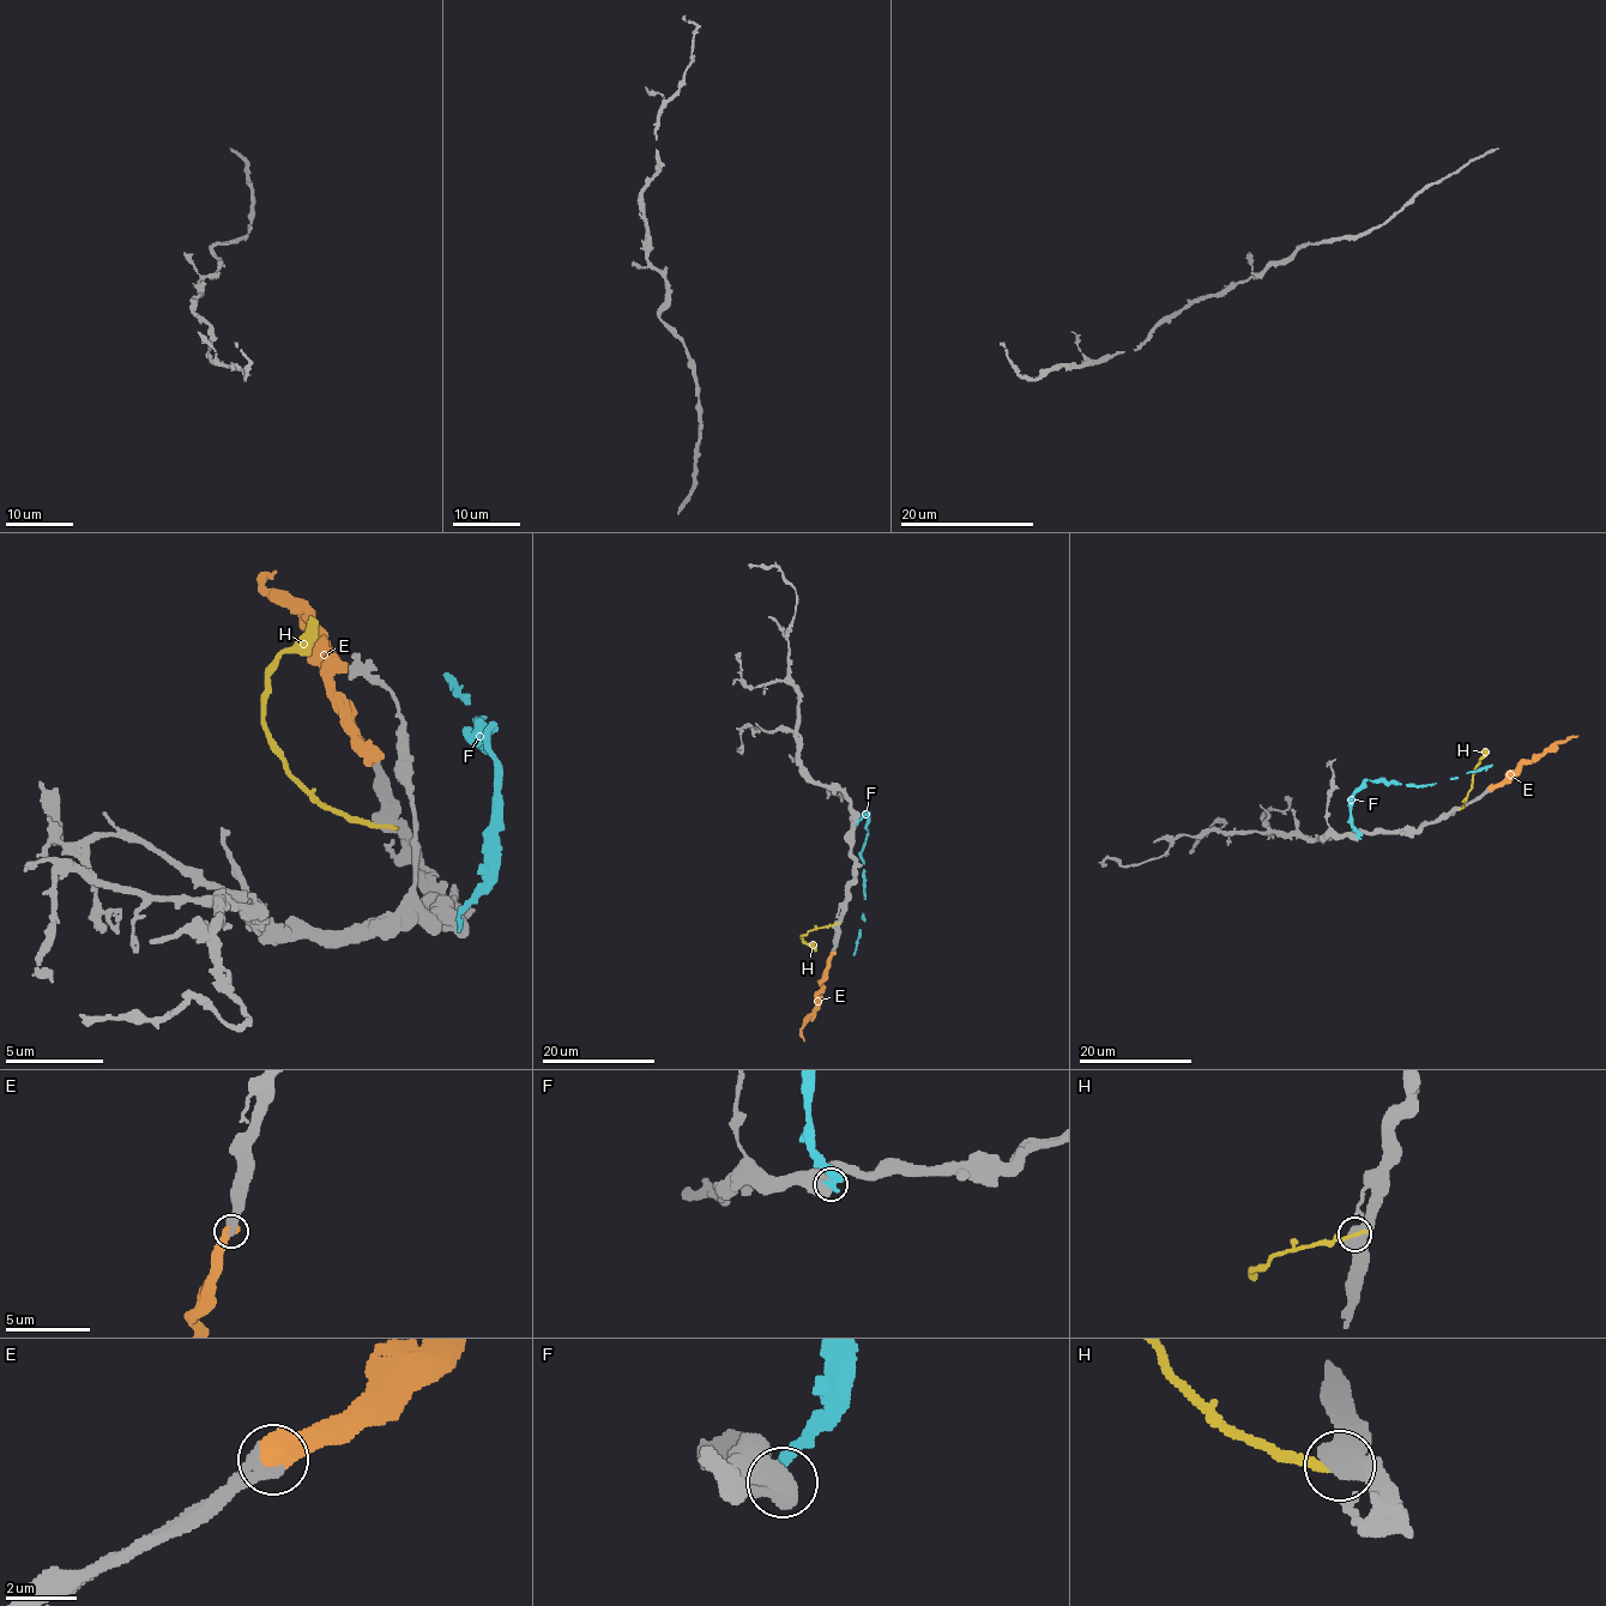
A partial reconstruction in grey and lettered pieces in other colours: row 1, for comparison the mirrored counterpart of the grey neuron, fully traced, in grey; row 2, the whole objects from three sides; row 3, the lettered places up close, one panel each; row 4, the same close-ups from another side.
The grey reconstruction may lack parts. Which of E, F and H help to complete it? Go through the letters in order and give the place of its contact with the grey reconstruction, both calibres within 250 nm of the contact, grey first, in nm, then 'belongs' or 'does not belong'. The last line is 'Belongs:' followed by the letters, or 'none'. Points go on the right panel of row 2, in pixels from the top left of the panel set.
E: contact (1490, 789); calibres 260 and 700 nm; belongs
F: contact (1358, 837); calibres 900 and 400 nm; does not belong
H: contact (1461, 808); calibres 480 and 280 nm; does not belong
Belongs: E

